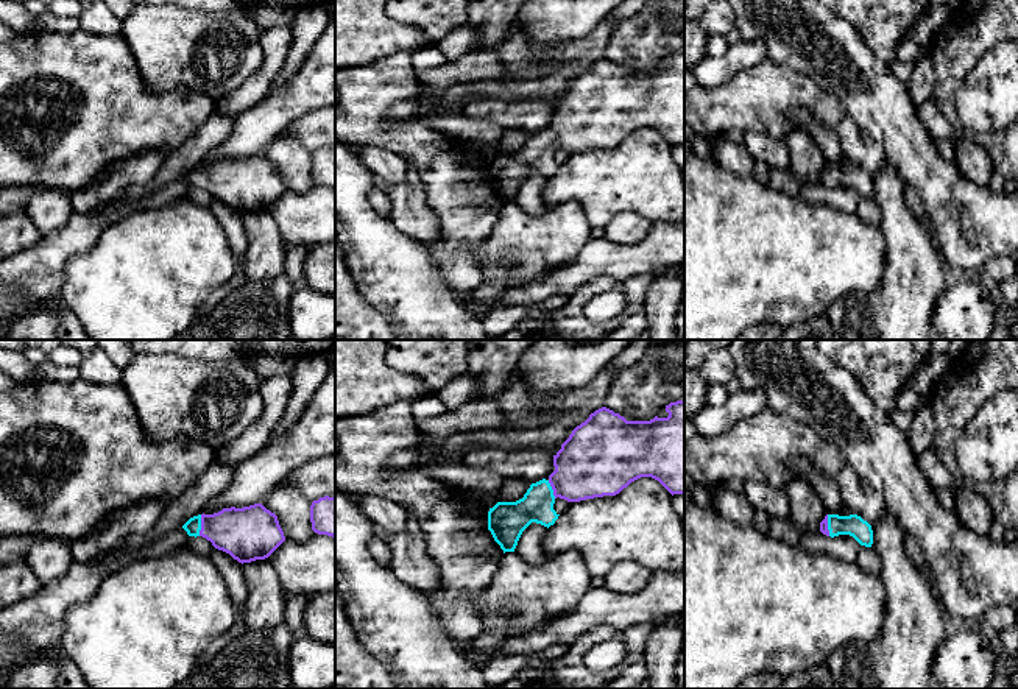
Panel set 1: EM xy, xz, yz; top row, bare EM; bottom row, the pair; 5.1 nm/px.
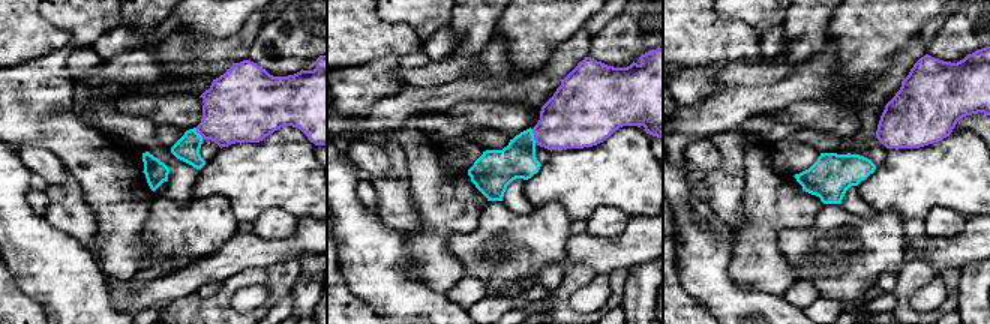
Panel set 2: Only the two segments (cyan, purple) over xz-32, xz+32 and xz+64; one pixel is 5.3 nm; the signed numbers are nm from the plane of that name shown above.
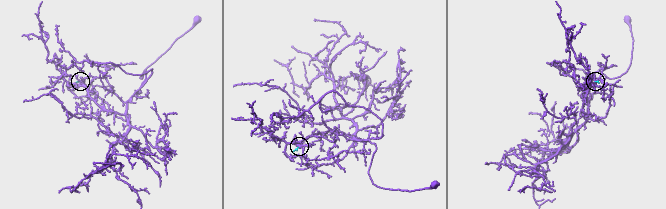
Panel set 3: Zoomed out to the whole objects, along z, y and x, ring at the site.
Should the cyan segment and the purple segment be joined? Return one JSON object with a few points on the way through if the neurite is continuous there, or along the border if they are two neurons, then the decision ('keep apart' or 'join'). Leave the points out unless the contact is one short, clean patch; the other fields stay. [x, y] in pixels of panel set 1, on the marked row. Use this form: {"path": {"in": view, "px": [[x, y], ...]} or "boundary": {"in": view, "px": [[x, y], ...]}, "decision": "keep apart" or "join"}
{"path": {"in": "xy", "px": [[194, 524], [200, 526], [247, 533]]}, "decision": "join"}

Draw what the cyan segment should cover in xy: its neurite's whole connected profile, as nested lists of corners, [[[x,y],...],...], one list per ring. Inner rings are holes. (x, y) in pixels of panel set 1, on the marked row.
[[[262,504],[203,513],[190,518],[182,528],[189,536],[206,538],[242,564],[268,558],[285,541],[277,516]]]

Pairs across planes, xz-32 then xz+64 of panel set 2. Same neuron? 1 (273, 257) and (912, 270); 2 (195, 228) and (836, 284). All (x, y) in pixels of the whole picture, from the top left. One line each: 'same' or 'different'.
1: different
2: same

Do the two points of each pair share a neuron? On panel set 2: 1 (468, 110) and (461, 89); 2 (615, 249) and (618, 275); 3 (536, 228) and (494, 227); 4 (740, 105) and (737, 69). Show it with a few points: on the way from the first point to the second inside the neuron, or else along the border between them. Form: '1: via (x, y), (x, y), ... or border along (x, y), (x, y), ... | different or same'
1: border along (501, 101), (458, 101), (446, 111) | different
2: border along (627, 267), (614, 267), (606, 273) | different
3: via (525, 228), (504, 227) | same
4: border along (774, 81), (729, 87), (726, 90) | different

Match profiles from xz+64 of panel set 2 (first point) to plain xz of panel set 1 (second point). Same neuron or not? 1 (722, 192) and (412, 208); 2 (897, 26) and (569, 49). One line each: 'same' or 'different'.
1: same
2: different

